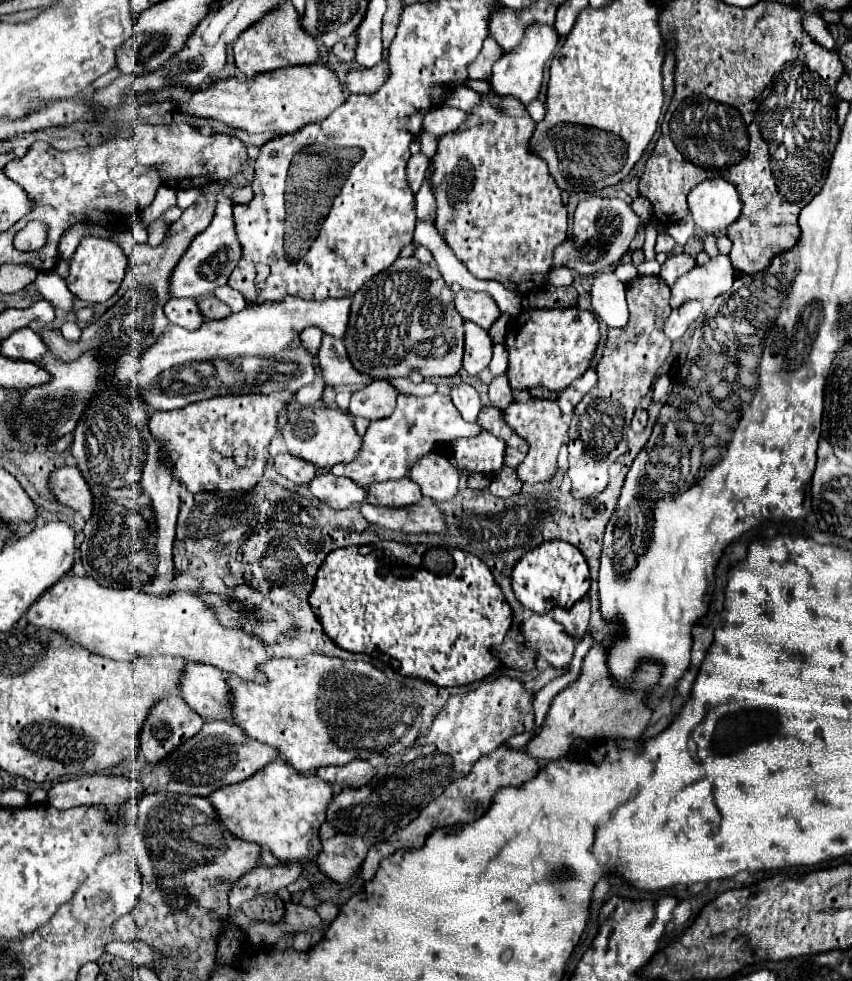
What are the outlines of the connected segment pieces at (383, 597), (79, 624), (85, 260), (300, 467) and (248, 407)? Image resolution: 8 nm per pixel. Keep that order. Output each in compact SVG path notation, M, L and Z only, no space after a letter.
M377 542L377 544L367 544L367 546L349 546L349 548L339 548L335 552L329 552L327 558L323 560L317 576L315 576L315 584L313 590L309 594L309 604L317 616L317 620L321 622L325 634L343 650L349 652L363 652L369 656L377 656L383 658L383 662L387 660L387 654L395 660L401 662L401 674L403 676L417 676L423 678L431 684L437 686L461 686L461 684L471 684L471 682L479 682L483 678L487 678L489 674L493 674L499 668L499 660L491 656L489 648L499 646L503 642L503 636L507 634L509 626L511 626L511 608L499 588L499 584L495 584L495 578L491 576L491 570L487 568L487 564L483 564L479 558L471 556L469 552L457 550L457 548L443 548L443 546L429 546L429 544L399 544L399 542Z
M63 576L31 608L27 620L37 628L59 630L75 644L113 660L135 656L183 656L193 662L211 664L241 680L267 682L259 670L271 658L267 644L241 628L225 628L215 612L193 592L153 596L139 588L105 588L93 578Z
M87 236L81 240L77 250L69 258L69 276L65 282L73 296L77 296L79 300L97 304L97 302L109 300L119 290L125 278L125 268L127 268L127 256L119 244L111 244L111 240Z
M279 454L275 458L275 468L295 484L309 484L317 476L317 468L313 464L307 464L307 460L299 460L291 454Z
M291 390L271 394L227 394L201 400L171 412L155 412L149 432L161 440L161 460L171 462L171 472L191 494L247 492L261 480L269 460L269 444L279 432L279 414L293 398Z

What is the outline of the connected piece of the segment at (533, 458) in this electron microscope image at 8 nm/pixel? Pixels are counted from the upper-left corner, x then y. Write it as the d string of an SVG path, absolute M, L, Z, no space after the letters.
M529 398L527 402L511 402L507 410L503 410L503 420L517 436L527 440L529 444L529 452L525 460L515 468L517 478L527 484L549 482L559 470L557 466L559 450L561 446L567 444L567 426L561 422L561 410L557 402L541 400L541 398Z

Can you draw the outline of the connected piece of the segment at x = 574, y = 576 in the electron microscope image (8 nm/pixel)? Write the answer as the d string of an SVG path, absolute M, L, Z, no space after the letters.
M547 540L517 560L511 572L511 588L517 600L537 614L545 614L555 606L571 608L589 592L589 566L577 546L563 540Z

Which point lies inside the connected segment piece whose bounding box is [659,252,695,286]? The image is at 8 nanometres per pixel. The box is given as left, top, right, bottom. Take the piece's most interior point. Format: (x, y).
(675, 266)

